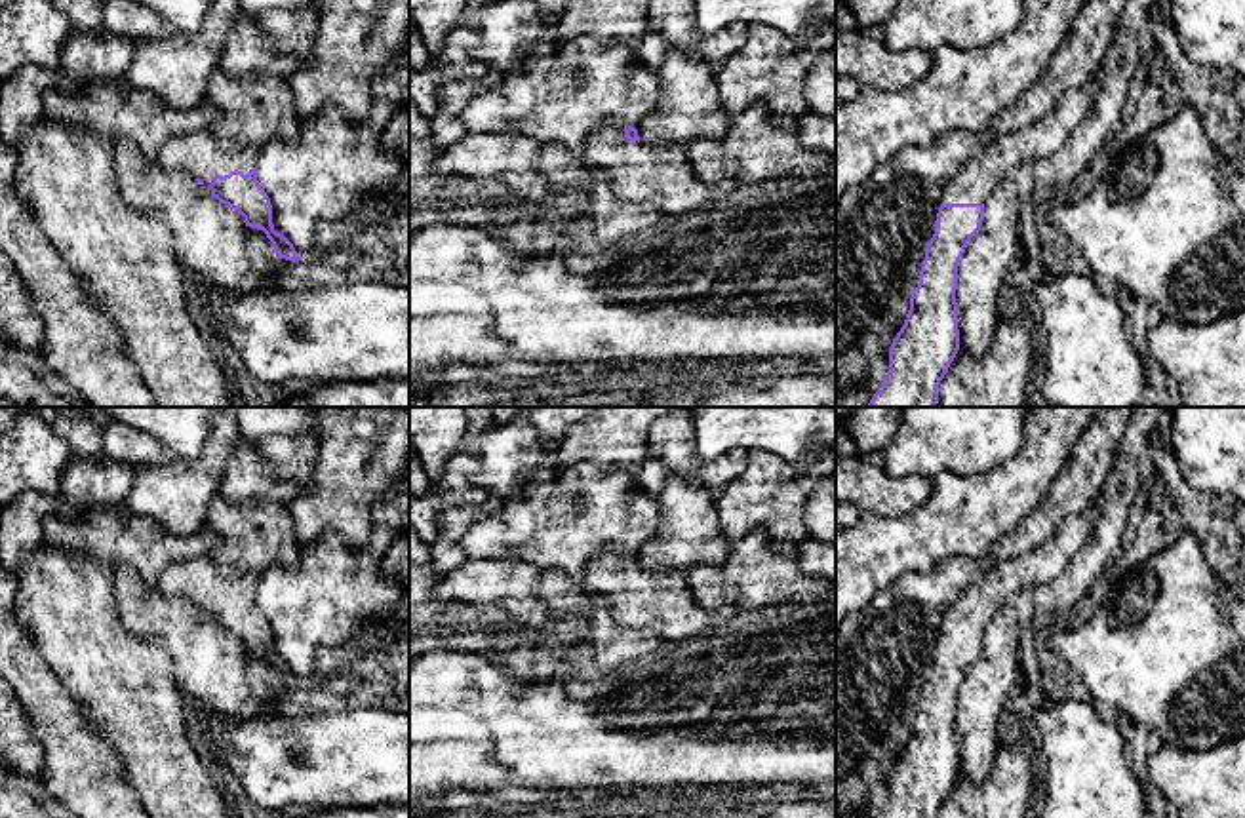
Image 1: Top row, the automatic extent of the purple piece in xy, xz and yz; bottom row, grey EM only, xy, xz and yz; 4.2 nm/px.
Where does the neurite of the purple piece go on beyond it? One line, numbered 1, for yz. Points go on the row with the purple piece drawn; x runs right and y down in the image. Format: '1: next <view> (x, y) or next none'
1: next yz (1034, 143)

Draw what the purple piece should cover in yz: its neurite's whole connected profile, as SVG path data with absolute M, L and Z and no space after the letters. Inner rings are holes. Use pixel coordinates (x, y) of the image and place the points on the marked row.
M1087 89L1068 91L1053 112L1034 124L1001 133L950 181L940 200L935 234L925 249L919 283L910 297L910 310L889 348L887 377L866 407L937 407L939 384L959 350L958 266L967 243L980 230L984 202L1022 164L1043 167L1045 160L1066 143L1074 127L1093 114L1093 105L1095 97Z

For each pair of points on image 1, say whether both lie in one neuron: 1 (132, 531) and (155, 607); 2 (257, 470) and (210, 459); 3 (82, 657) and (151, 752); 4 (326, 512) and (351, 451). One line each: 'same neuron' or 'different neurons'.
1: different neurons
2: different neurons
3: same neuron
4: same neuron

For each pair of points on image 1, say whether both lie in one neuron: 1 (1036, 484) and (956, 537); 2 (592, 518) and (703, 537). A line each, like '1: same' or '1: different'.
1: same
2: different

